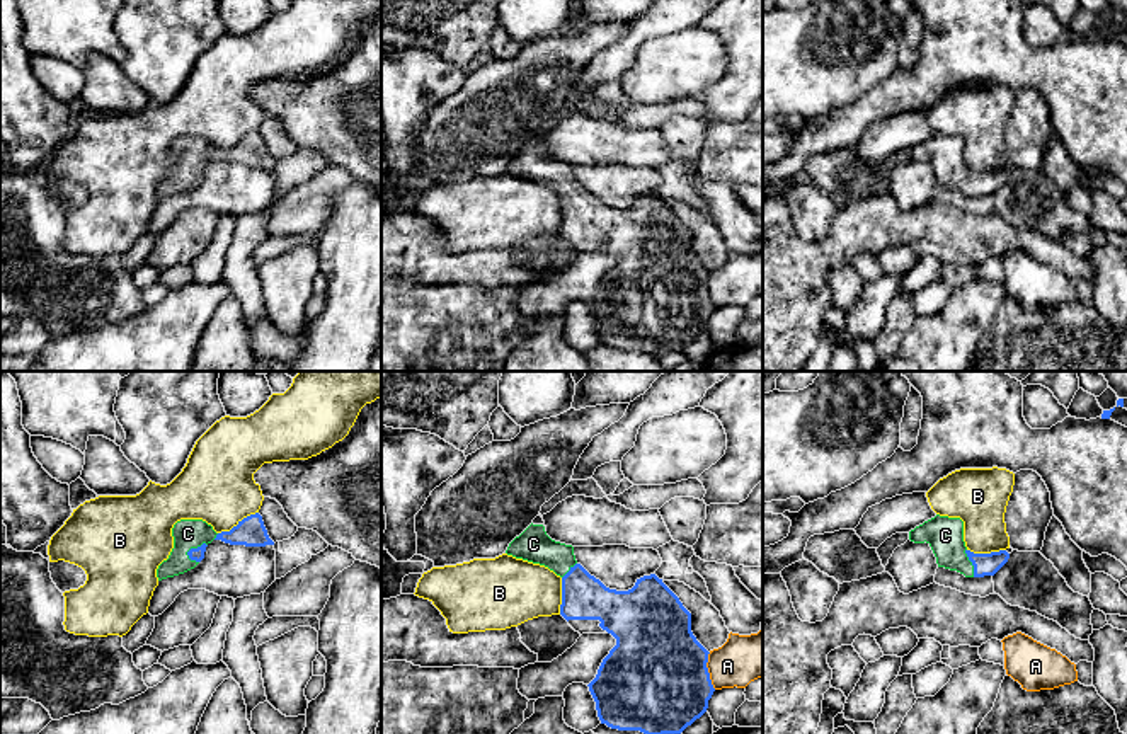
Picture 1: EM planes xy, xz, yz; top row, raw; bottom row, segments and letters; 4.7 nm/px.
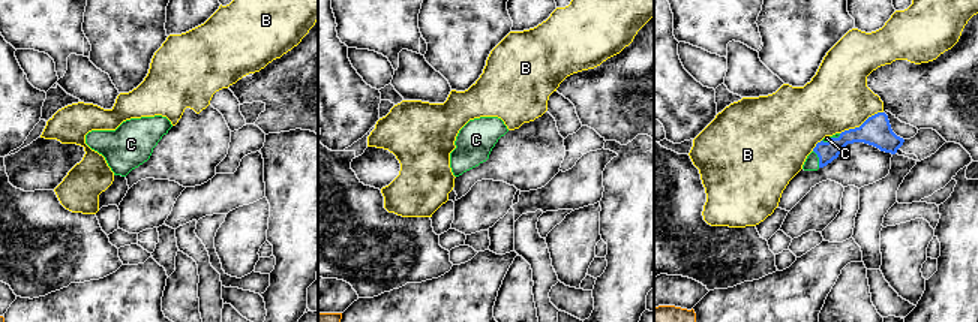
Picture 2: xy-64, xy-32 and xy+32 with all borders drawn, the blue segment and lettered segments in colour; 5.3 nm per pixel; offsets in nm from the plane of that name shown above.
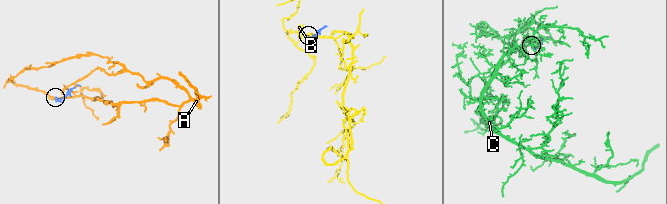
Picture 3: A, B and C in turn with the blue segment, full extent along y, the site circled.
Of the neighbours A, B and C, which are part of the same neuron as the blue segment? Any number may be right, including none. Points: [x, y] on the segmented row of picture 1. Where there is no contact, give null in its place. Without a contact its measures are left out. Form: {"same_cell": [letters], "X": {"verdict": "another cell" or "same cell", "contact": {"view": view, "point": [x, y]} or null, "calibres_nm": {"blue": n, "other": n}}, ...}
{"same_cell": ["C"], "A": {"verdict": "another cell", "contact": {"view": "xz", "point": [707, 671]}, "calibres_nm": {"blue": 500, "other": 220}}, "B": {"verdict": "another cell", "contact": {"view": "xy", "point": [239, 523]}, "calibres_nm": {"blue": 140, "other": 360}}, "C": {"verdict": "same cell", "contact": {"view": "xy", "point": [194, 549]}, "calibres_nm": {"blue": 60, "other": 140}}}

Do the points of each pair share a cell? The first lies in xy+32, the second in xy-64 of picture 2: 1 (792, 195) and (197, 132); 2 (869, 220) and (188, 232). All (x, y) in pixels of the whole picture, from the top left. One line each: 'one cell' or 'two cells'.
1: one cell
2: one cell

